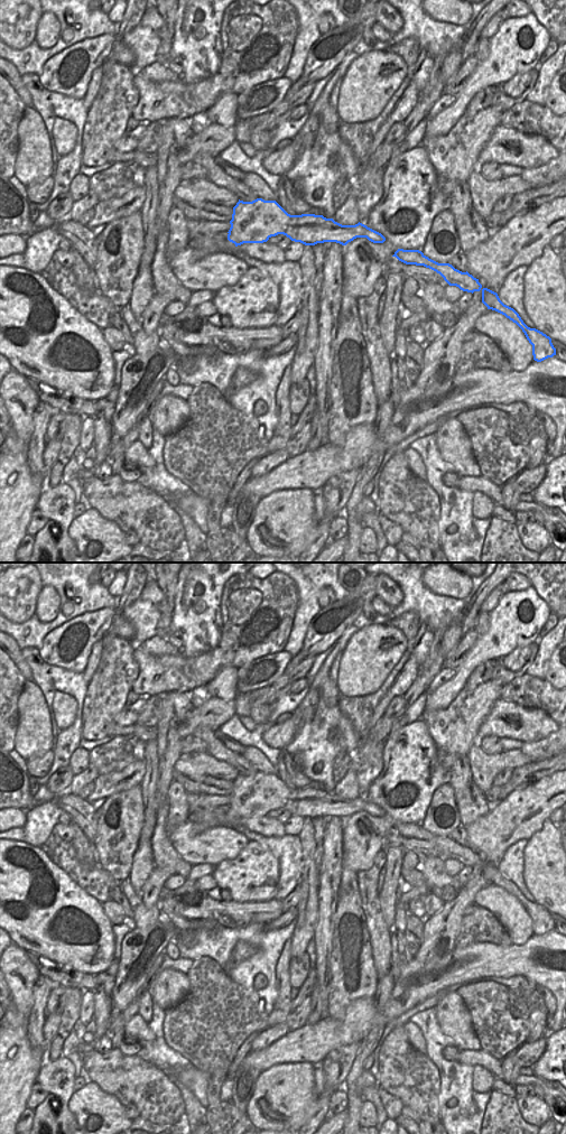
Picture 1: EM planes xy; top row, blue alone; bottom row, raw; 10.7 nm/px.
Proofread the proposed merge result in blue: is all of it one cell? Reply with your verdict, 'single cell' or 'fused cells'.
single cell

